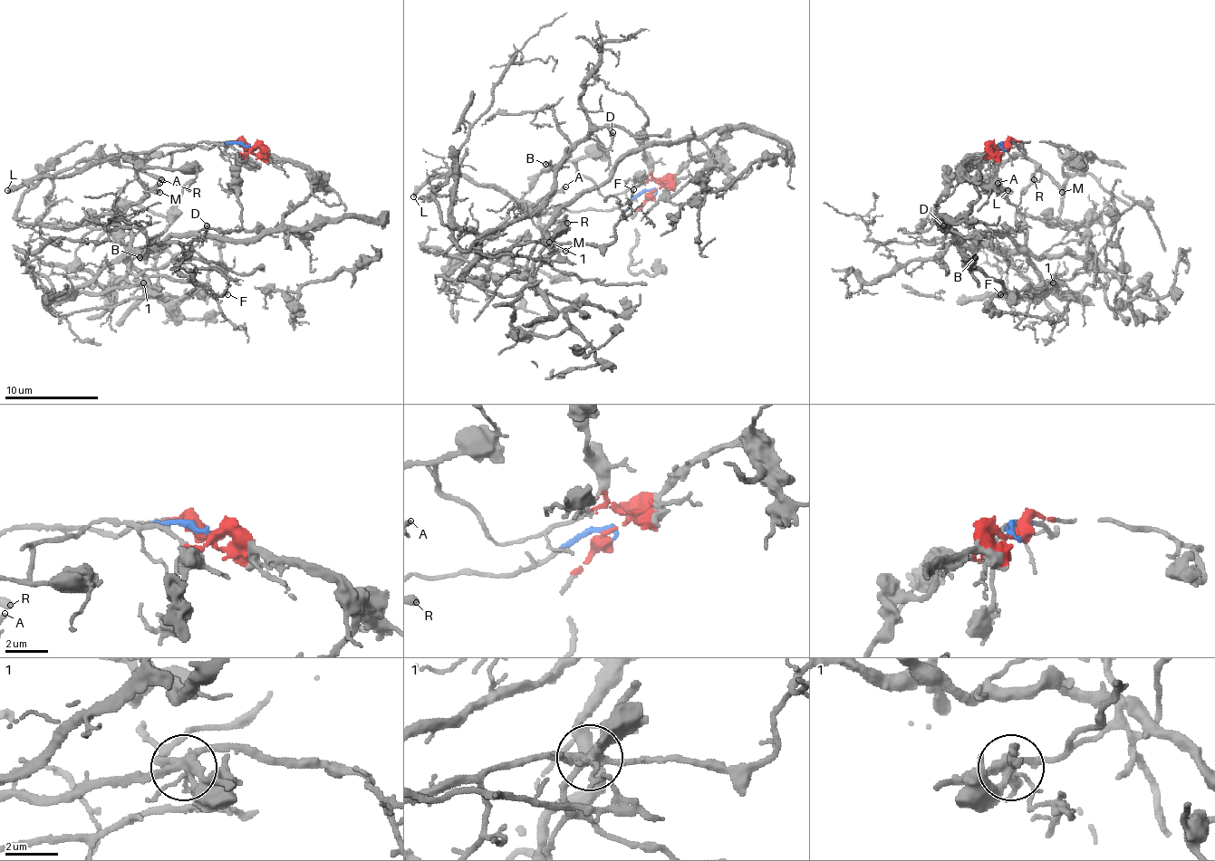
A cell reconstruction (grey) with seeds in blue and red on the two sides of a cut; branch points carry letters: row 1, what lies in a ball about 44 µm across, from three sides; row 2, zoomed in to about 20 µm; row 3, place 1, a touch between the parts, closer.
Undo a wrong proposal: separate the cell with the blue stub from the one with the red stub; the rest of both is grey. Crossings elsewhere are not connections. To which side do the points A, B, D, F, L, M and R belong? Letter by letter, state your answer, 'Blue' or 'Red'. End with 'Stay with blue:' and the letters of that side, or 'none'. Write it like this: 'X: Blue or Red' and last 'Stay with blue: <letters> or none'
A: Red
B: Red
D: Red
F: Red
L: Blue
M: Blue
R: Blue
Stay with blue: L, M, R

